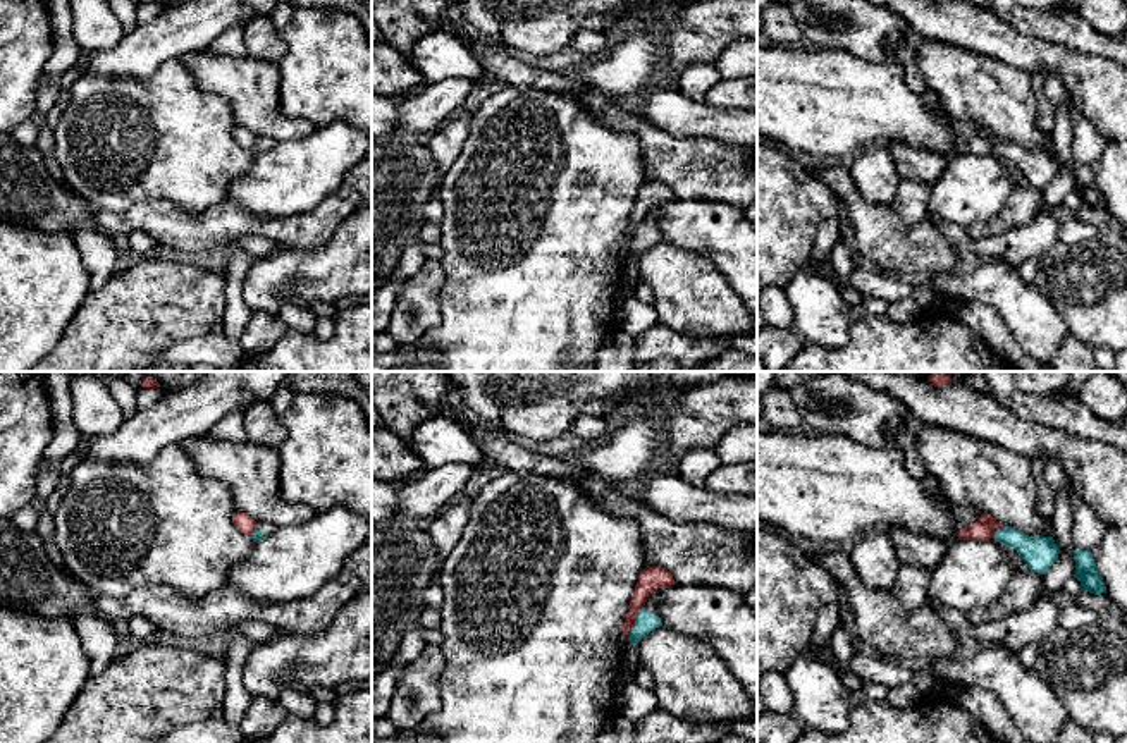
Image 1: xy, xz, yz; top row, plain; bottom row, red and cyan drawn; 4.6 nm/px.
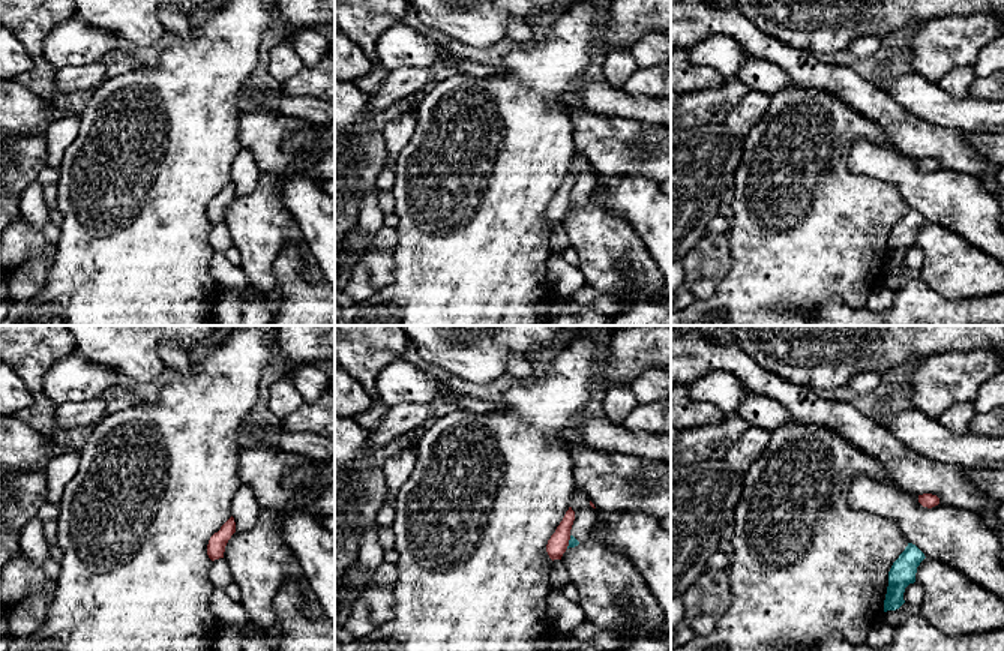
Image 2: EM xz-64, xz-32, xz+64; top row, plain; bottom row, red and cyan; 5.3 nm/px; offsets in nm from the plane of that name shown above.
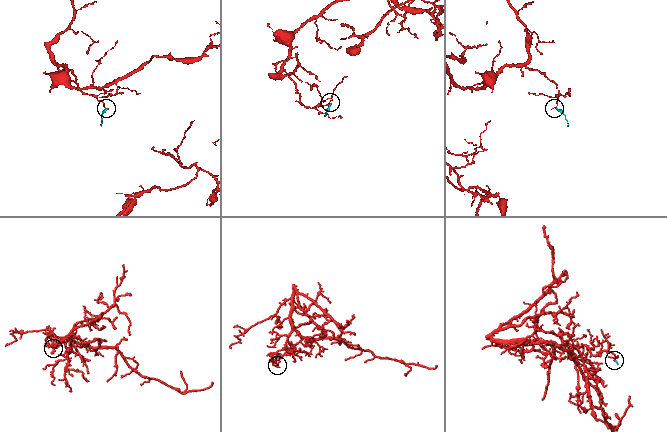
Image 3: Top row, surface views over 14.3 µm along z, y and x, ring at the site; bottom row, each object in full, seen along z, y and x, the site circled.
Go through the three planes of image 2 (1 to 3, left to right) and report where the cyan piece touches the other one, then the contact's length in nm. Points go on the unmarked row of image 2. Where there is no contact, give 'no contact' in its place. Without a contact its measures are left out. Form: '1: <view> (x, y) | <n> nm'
1: no contact
2: xz-32 (568, 206) | 80 nm
3: no contact

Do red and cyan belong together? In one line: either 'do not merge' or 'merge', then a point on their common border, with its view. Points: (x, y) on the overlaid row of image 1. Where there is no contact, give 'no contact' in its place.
do not merge; meets red in xz at (634, 621)

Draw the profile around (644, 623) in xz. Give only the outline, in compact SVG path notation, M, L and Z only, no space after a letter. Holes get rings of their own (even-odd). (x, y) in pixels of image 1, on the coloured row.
M657 588L654 590L645 605L638 611L635 624L630 631L628 642L637 648L637 643L649 635L650 631L654 631L656 628L659 628L661 617L657 616L657 604L662 600L662 593L664 588Z

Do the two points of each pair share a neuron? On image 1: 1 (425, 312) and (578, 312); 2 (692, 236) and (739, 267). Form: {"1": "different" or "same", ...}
{"1": "different", "2": "same"}

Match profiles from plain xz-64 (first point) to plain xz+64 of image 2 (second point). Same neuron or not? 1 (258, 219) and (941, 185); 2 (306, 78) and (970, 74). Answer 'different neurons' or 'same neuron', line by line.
1: different neurons
2: different neurons

